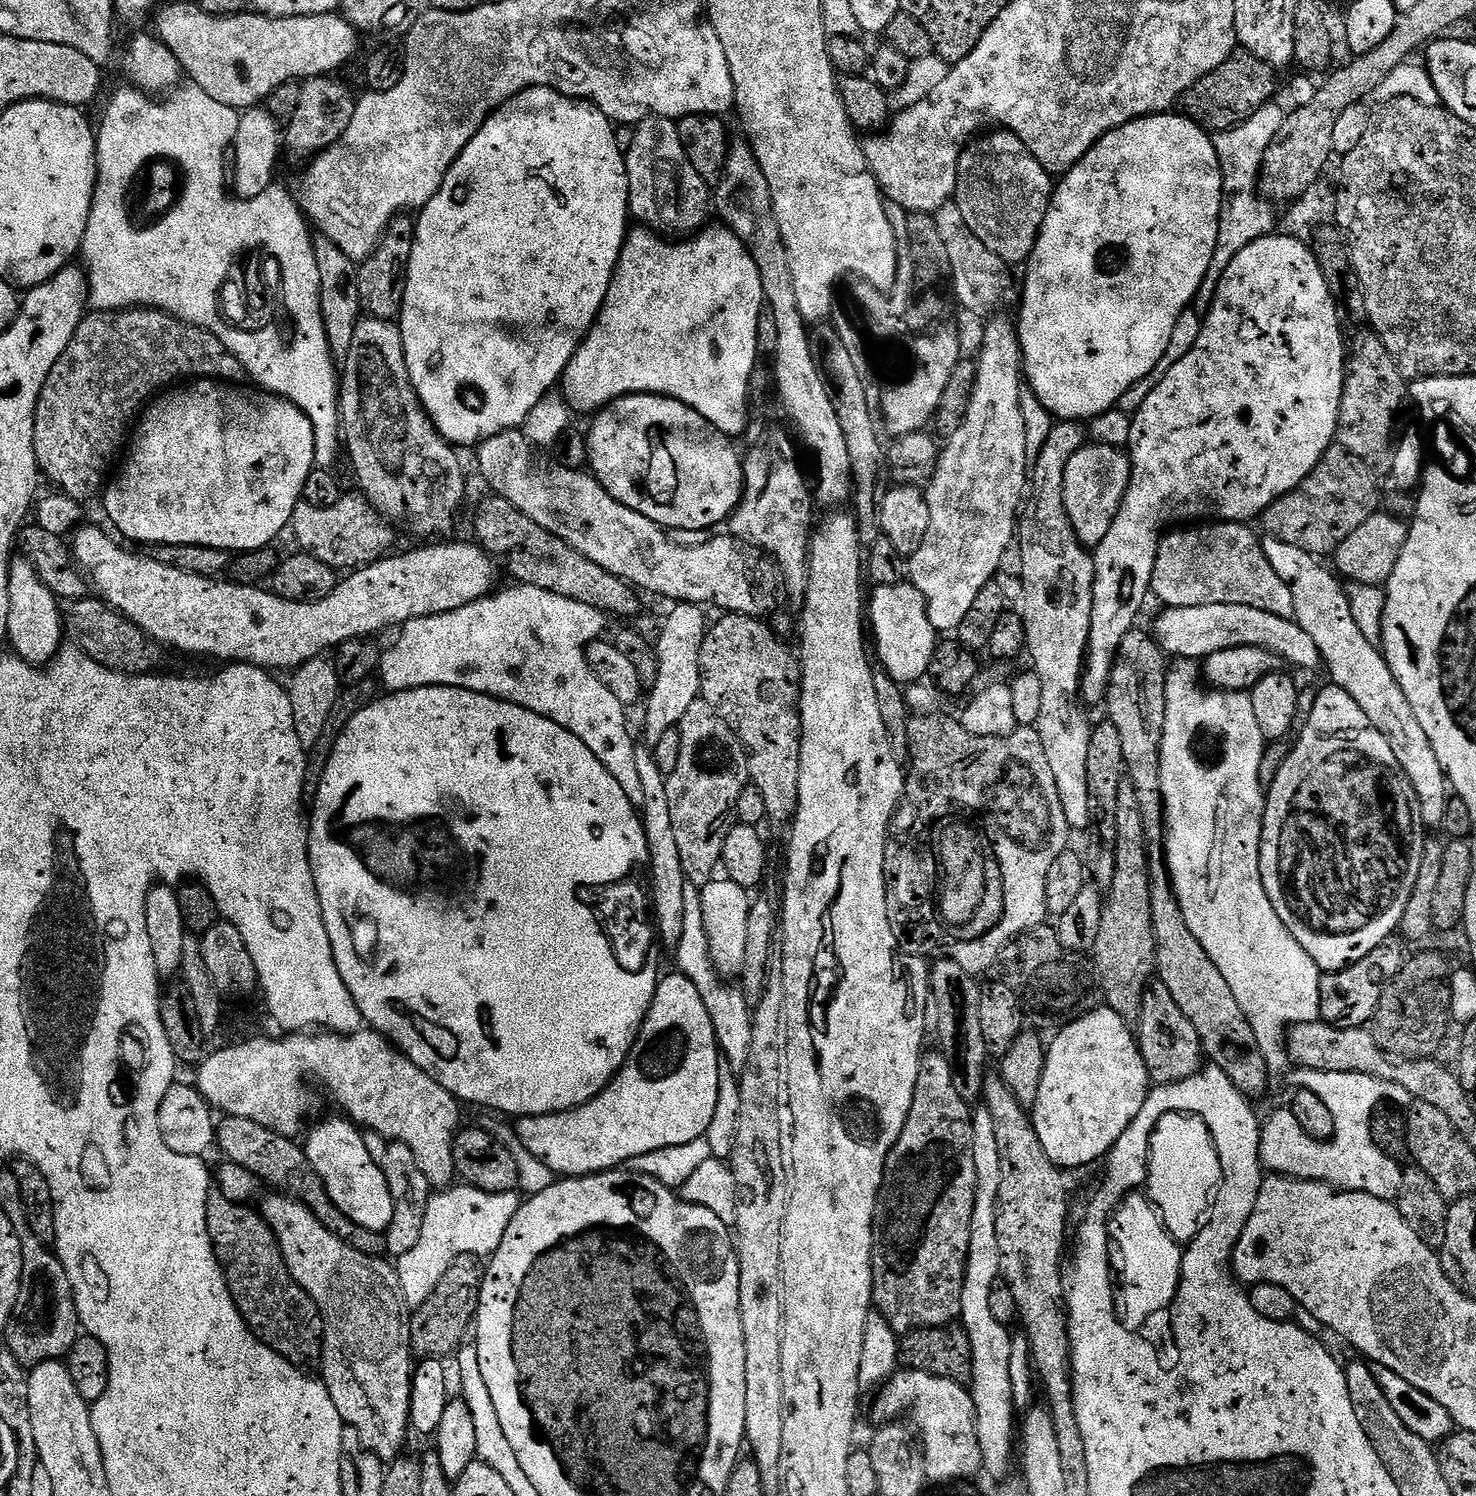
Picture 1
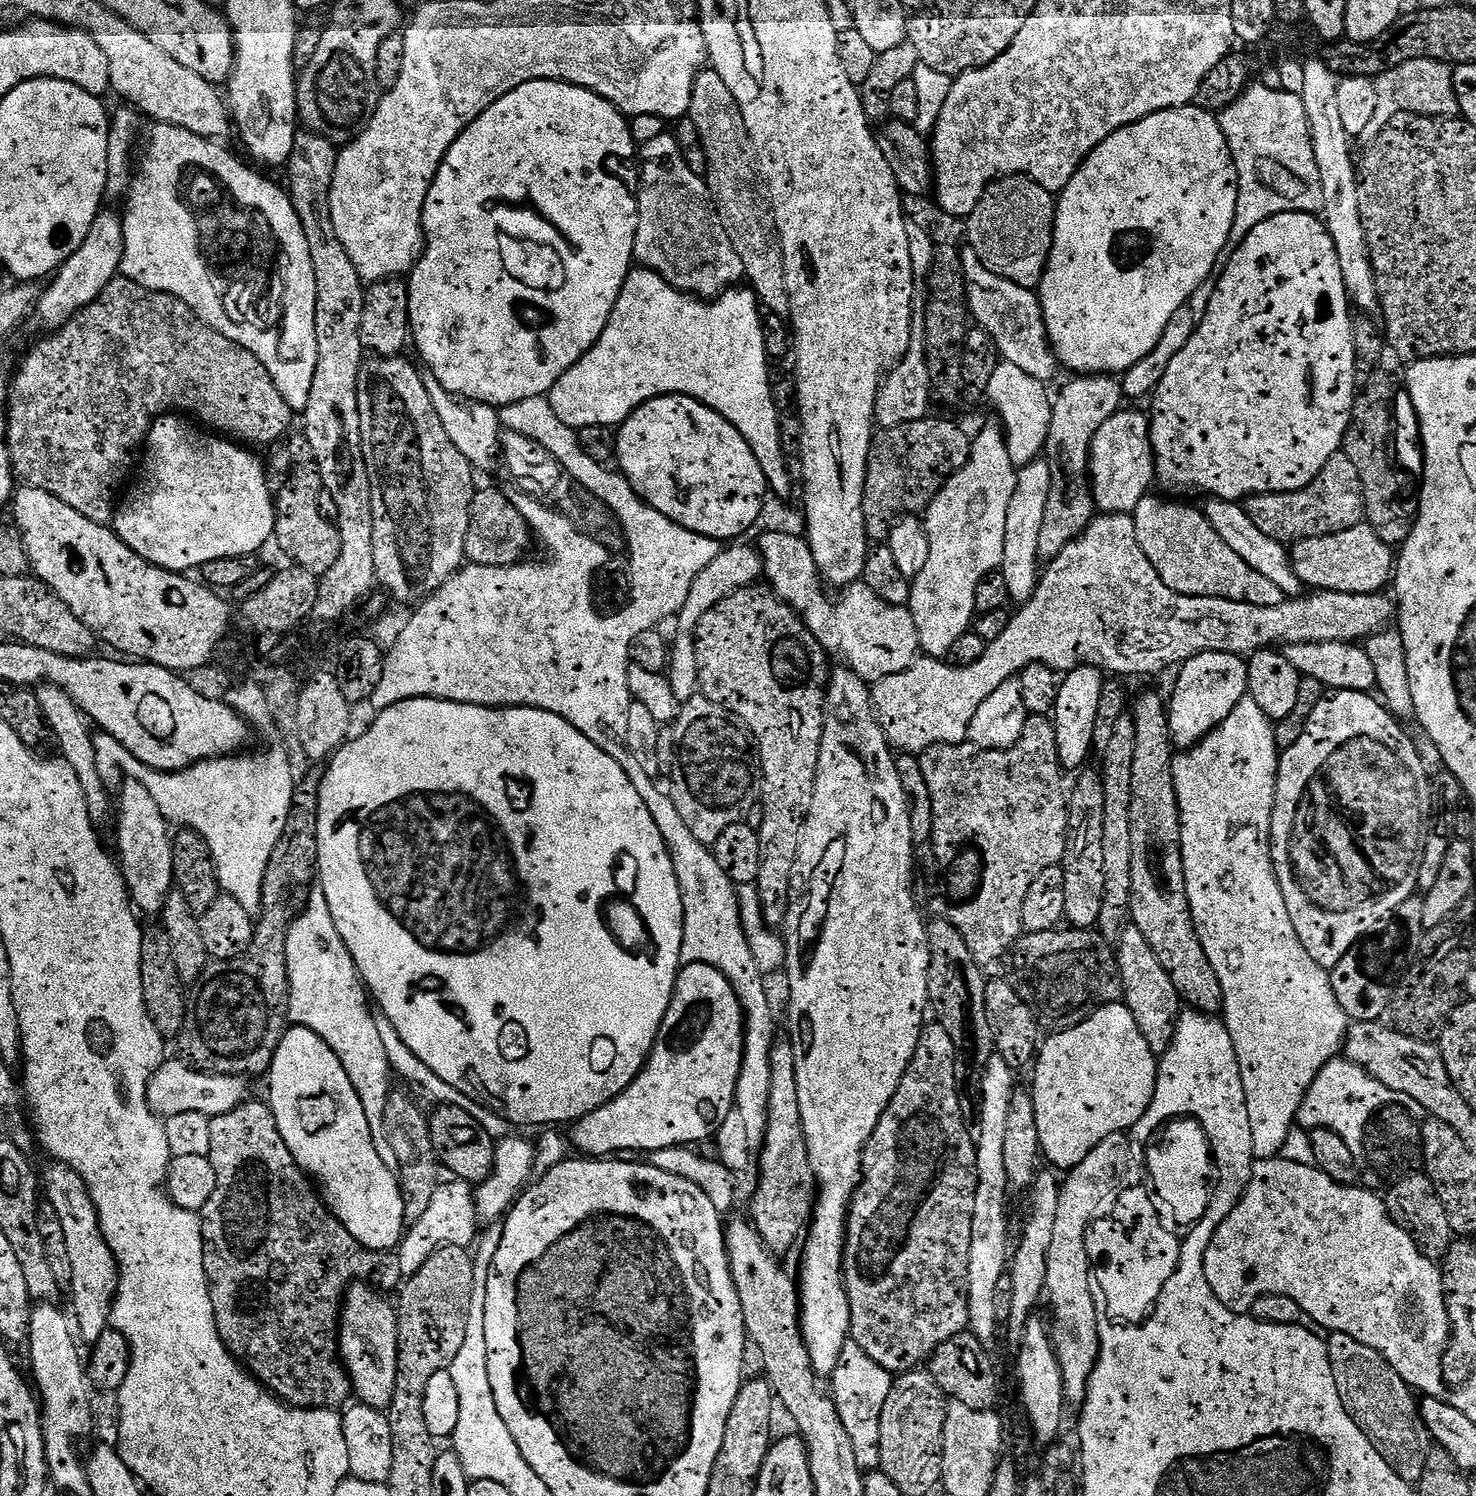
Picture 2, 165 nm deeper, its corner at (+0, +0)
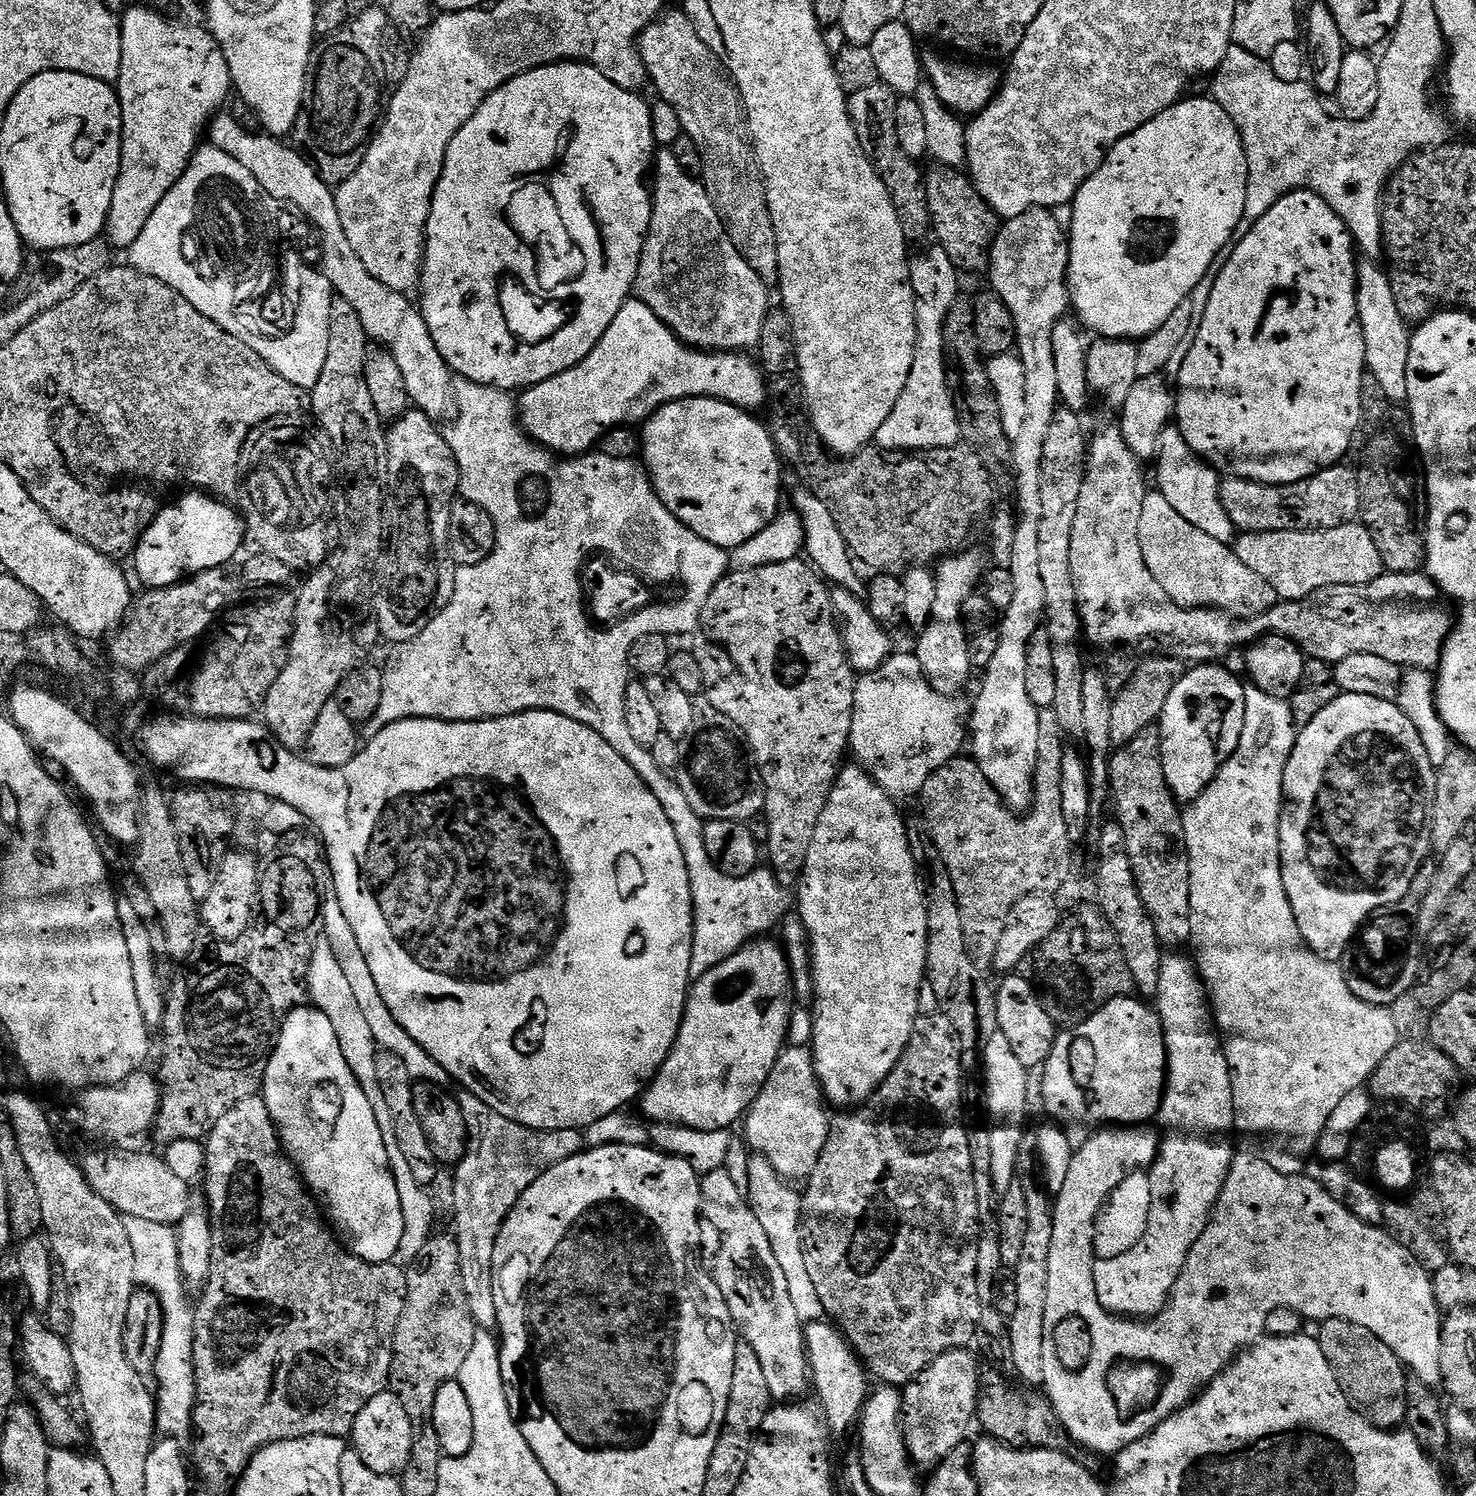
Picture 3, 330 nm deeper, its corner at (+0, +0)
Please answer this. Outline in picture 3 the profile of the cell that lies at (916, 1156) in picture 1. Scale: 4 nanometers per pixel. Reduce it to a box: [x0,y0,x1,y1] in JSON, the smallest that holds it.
[800,1015,982,1386]

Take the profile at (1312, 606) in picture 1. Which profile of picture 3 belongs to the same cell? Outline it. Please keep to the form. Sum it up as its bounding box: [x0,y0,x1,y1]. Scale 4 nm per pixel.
[1154,426,1238,545]

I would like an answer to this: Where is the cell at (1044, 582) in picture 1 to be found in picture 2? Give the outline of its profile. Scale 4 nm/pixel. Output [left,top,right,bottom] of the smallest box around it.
[1038,375,1126,562]

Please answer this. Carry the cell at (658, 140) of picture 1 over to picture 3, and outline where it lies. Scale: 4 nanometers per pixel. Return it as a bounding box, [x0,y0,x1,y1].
[635,150,770,354]

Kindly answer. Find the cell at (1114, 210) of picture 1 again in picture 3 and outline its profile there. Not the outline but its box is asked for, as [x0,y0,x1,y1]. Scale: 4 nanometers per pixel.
[1067,96,1248,342]

